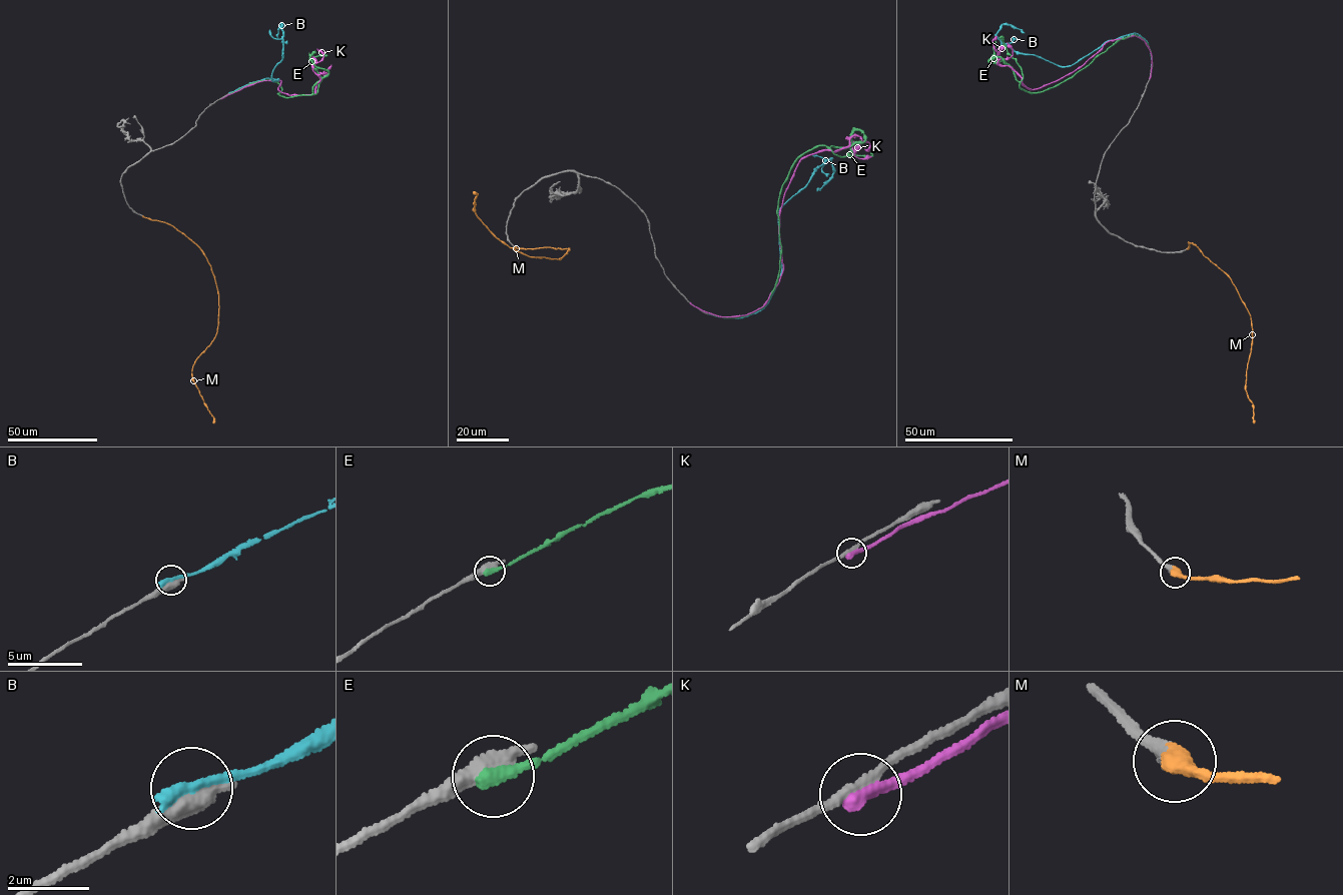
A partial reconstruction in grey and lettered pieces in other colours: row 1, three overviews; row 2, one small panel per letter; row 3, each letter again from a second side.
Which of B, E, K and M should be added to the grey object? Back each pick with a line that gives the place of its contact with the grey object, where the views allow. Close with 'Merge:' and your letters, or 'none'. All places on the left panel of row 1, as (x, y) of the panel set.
M: Touches grey at (142, 215)
Merge: M

